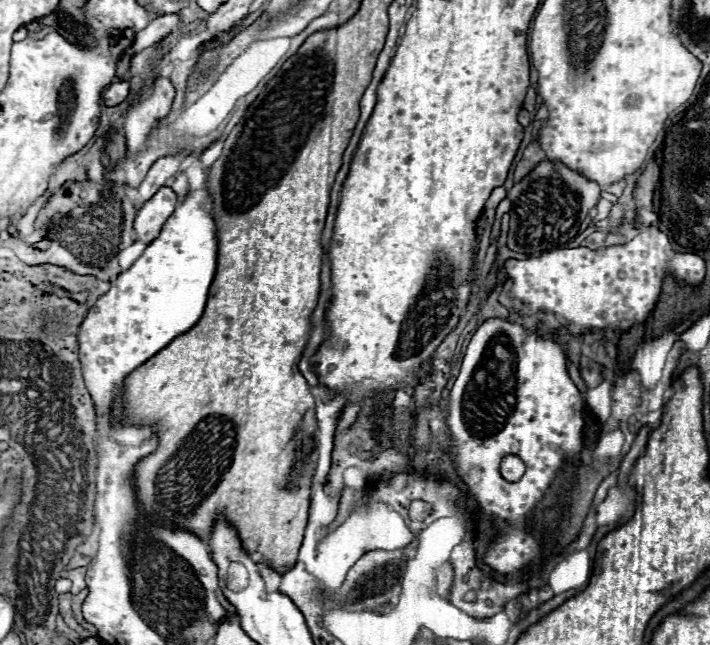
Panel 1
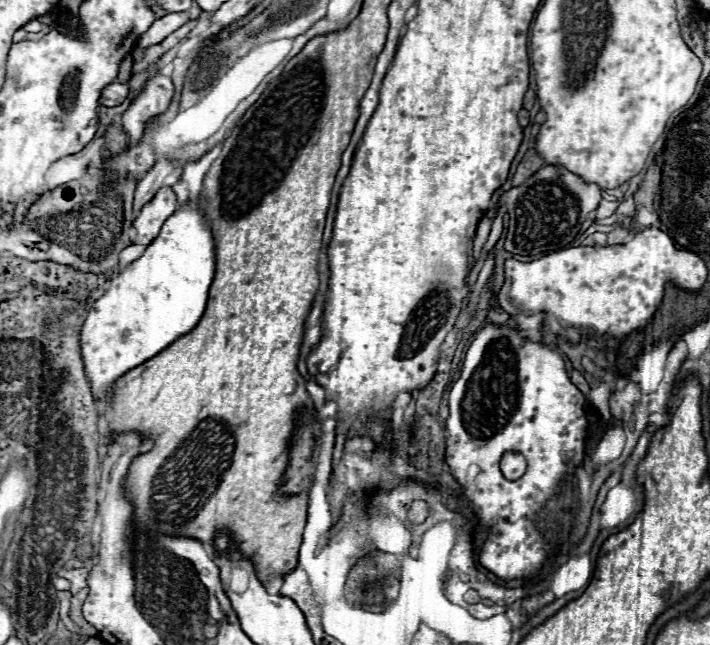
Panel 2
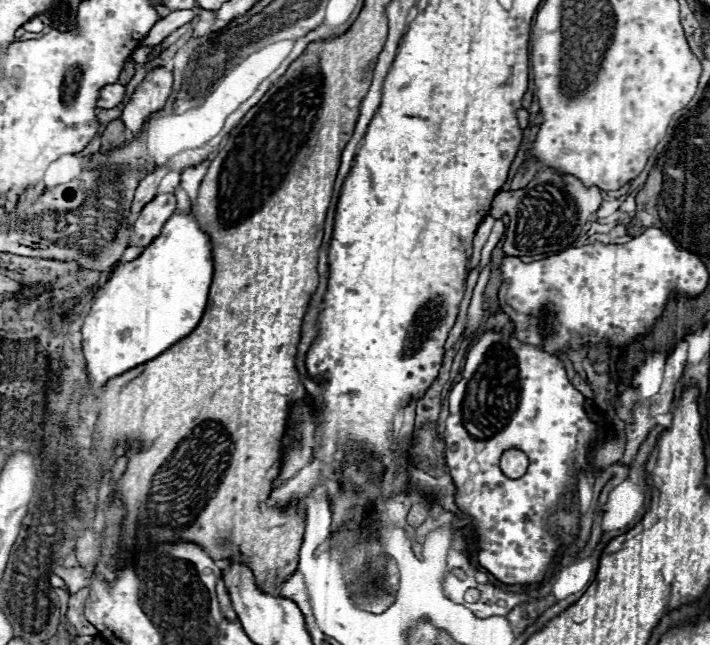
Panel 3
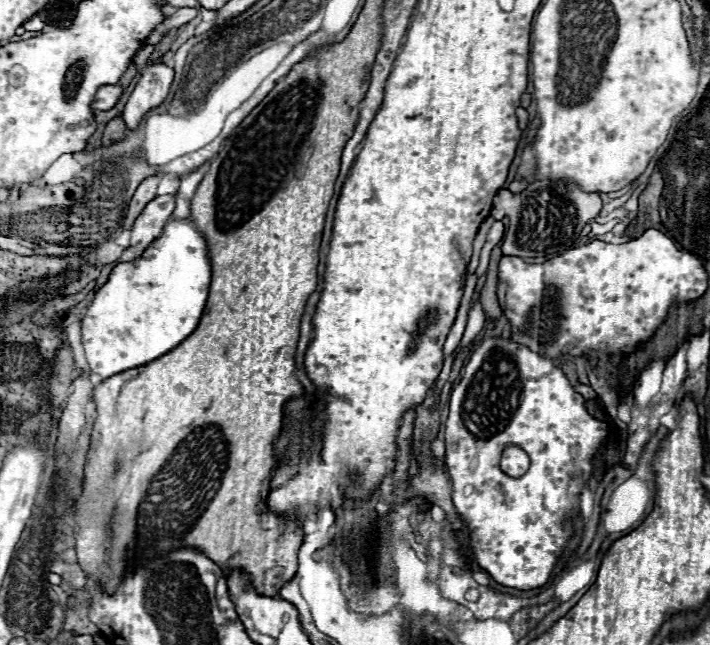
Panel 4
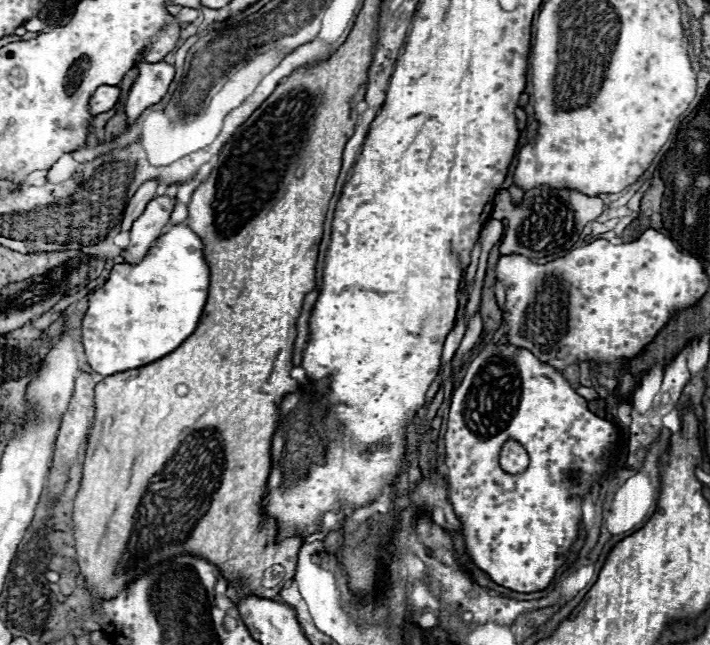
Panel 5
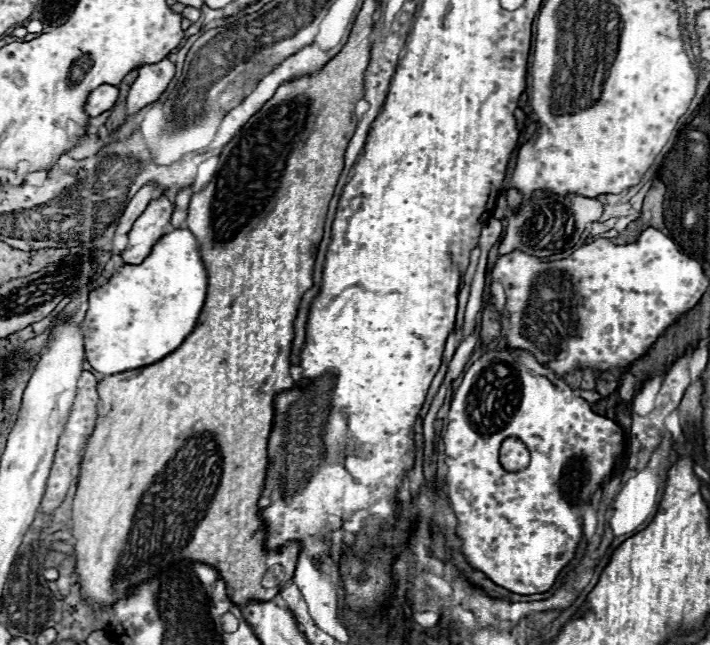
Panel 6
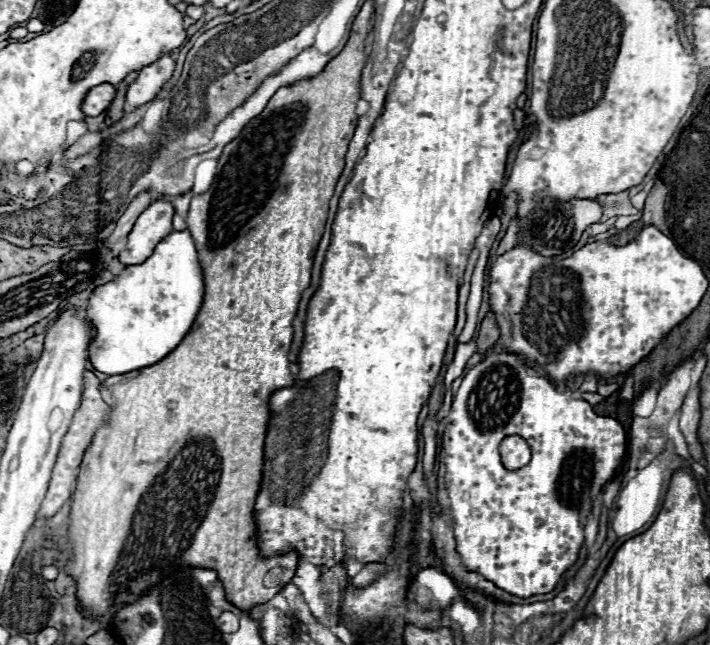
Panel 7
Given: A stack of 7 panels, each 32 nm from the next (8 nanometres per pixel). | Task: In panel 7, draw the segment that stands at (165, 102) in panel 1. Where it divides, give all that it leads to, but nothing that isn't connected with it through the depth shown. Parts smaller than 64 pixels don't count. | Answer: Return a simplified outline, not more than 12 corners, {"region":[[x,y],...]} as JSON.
{"region":[[164,54],[144,66],[126,94],[128,108],[152,102],[174,72]]}

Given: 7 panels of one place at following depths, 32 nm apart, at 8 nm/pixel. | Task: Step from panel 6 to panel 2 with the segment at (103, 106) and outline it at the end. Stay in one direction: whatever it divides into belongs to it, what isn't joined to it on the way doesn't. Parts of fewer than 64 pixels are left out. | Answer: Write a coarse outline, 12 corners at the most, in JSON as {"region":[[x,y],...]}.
{"region":[[108,84],[102,90],[104,106],[118,106],[128,96],[128,84]]}

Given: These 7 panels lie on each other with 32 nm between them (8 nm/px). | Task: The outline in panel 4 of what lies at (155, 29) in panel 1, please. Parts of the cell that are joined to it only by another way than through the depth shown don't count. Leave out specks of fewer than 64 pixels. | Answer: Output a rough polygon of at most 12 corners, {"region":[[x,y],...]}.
{"region":[[180,8],[150,34],[146,44],[158,44],[166,32],[196,18],[194,8]]}

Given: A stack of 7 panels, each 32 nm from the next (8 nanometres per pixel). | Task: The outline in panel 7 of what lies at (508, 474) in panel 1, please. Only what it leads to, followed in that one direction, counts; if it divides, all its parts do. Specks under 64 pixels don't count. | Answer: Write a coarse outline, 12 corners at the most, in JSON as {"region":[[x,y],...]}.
{"region":[[520,436],[500,444],[502,464],[518,470],[530,462],[530,448]]}

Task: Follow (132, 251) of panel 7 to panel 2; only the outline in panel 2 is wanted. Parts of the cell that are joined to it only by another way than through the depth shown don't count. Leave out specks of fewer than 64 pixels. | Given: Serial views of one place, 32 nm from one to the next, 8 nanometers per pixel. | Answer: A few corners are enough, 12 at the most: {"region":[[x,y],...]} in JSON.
{"region":[[158,190],[144,204],[134,228],[134,244],[148,246],[174,214],[176,194]]}

